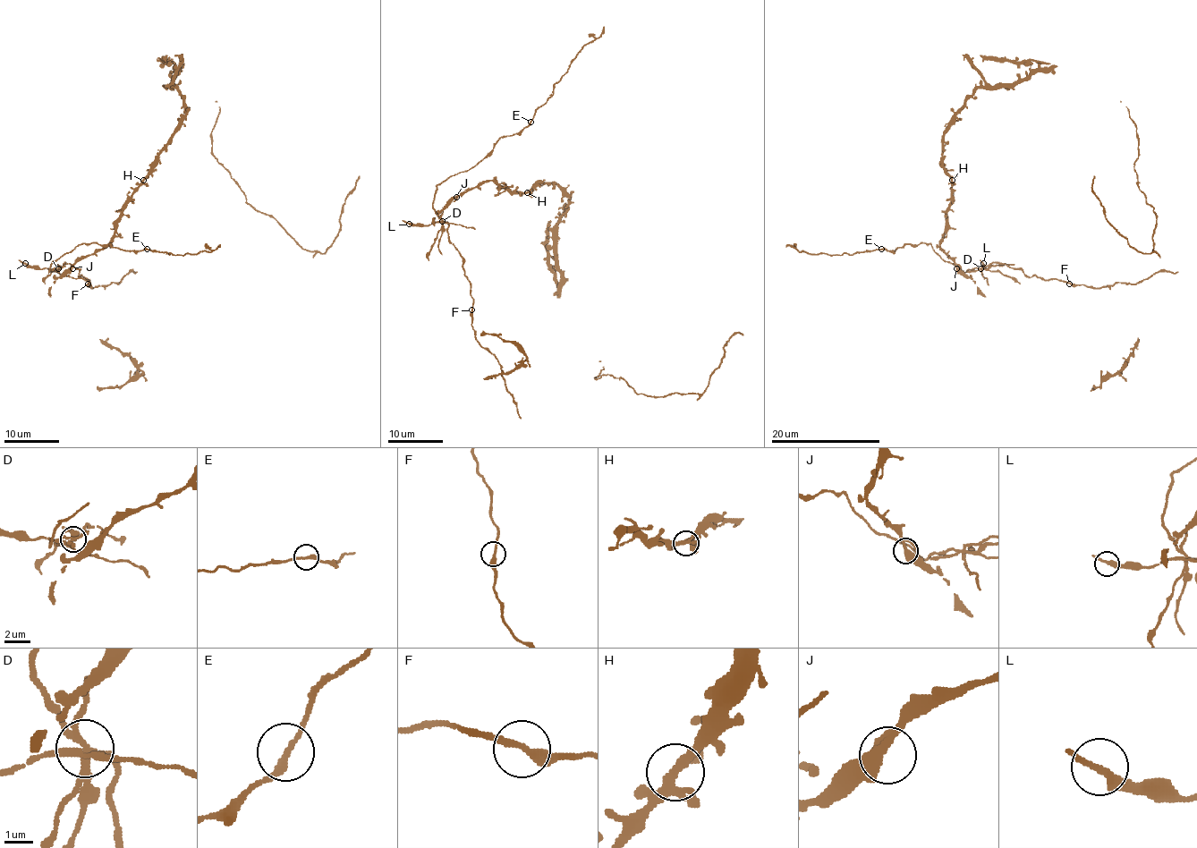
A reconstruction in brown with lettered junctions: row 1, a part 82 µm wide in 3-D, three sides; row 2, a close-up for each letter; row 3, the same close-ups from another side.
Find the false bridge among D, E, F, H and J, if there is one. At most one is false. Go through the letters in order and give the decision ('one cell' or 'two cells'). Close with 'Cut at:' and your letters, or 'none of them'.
D: two cells
E: one cell
F: one cell
H: one cell
J: one cell
Cut at: D

